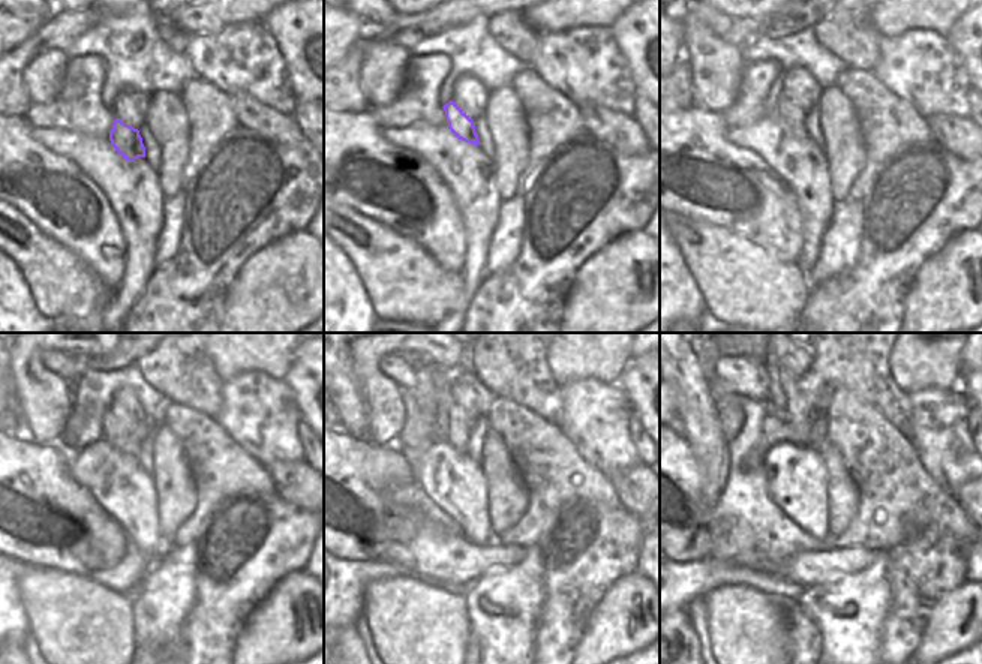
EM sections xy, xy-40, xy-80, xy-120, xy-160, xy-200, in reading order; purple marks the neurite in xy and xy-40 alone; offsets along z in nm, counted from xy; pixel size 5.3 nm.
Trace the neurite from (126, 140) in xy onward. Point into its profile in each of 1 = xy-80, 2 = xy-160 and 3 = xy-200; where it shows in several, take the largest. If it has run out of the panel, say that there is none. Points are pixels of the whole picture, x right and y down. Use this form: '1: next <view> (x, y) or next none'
1: next xy-80 (793, 117)
2: next xy-160 (458, 438)
3: next xy-200 (778, 405)

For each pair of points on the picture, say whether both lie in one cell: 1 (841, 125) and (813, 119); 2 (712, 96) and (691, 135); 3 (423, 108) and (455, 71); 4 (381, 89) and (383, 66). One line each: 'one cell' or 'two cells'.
1: two cells
2: two cells
3: two cells
4: one cell

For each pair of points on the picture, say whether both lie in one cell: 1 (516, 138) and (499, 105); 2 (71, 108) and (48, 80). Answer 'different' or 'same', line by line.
1: same
2: different

